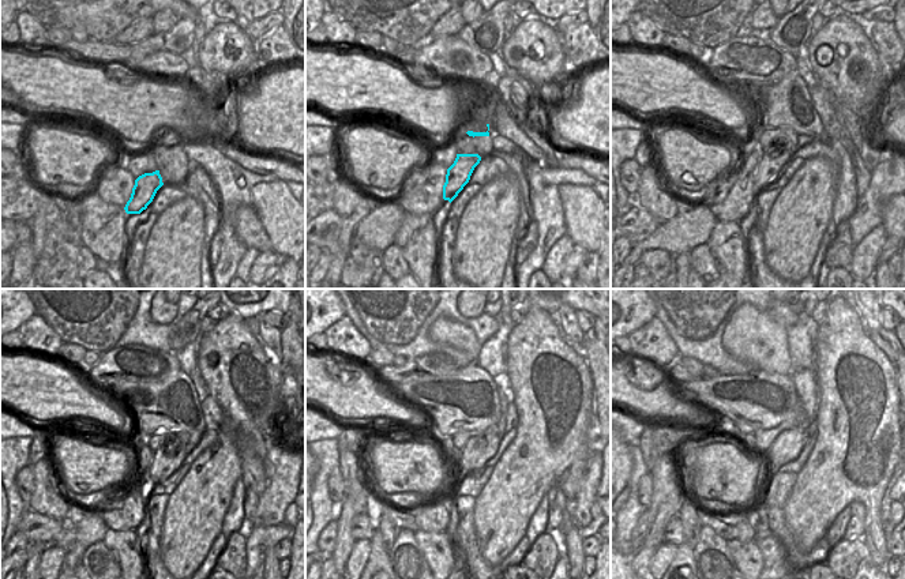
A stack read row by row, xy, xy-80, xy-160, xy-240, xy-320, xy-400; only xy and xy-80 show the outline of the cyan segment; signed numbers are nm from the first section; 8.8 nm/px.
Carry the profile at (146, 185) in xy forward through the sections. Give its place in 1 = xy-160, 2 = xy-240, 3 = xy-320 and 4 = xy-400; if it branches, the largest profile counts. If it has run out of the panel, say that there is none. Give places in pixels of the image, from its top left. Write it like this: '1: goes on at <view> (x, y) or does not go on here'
1: goes on at xy-160 (773, 160)
2: goes on at xy-240 (168, 458)
3: goes on at xy-320 (480, 448)
4: goes on at xy-400 (788, 446)

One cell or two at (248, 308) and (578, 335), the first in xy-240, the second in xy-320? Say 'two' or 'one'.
two

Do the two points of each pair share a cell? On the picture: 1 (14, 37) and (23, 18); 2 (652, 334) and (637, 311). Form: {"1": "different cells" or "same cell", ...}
{"1": "different cells", "2": "different cells"}

